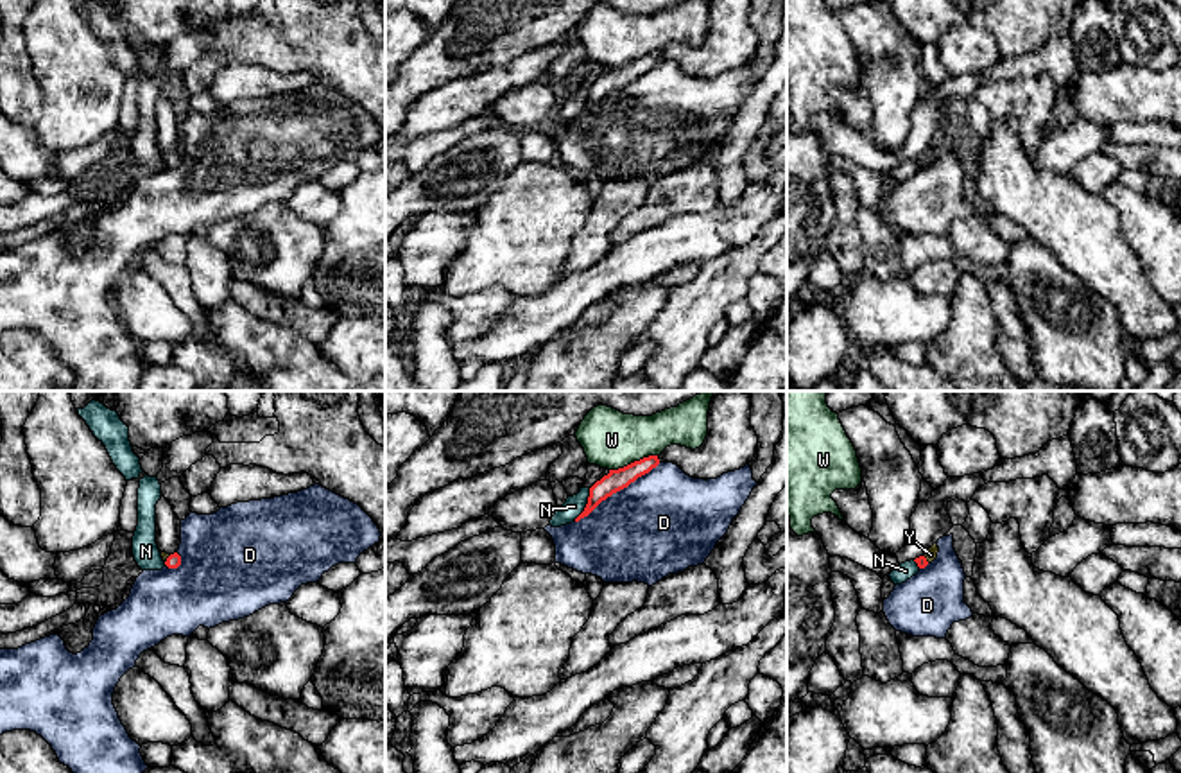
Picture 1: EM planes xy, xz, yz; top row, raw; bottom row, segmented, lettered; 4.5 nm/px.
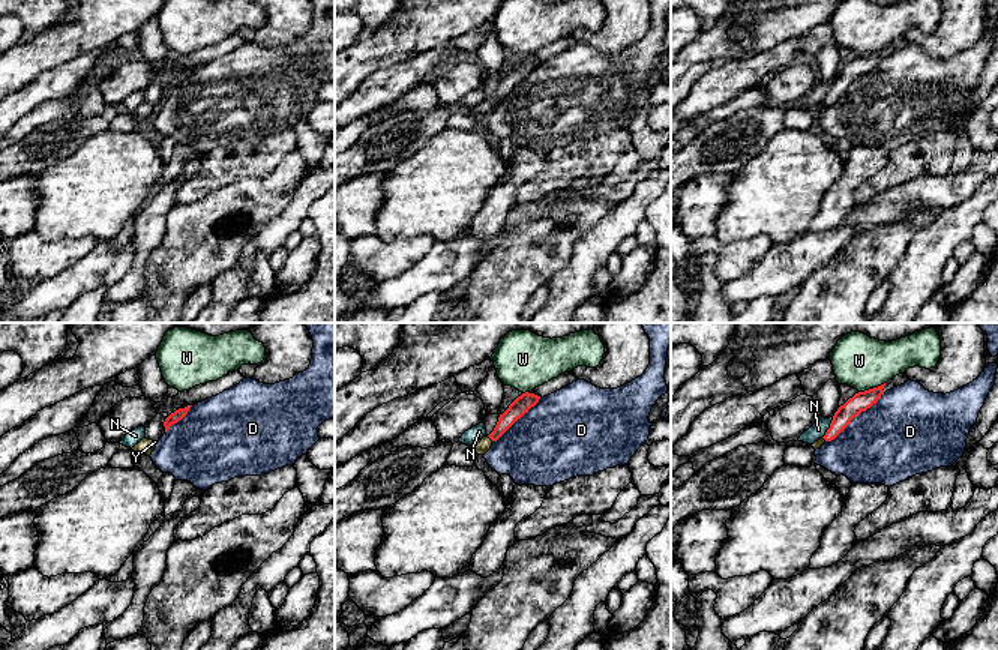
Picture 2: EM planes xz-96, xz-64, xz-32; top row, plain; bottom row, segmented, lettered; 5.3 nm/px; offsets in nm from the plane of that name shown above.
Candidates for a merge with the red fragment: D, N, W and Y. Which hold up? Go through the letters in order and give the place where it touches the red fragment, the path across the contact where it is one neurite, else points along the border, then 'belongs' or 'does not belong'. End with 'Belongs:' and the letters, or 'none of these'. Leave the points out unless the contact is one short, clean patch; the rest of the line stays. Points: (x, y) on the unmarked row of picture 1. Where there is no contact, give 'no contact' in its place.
D: xz (617, 88) | does not belong
N: xz (586, 103) | does not belong
W: xz (635, 60) | does not belong
Y: xy (167, 156) | across xy (174, 158), (167, 156), (163, 153) | belongs
Belongs: Y

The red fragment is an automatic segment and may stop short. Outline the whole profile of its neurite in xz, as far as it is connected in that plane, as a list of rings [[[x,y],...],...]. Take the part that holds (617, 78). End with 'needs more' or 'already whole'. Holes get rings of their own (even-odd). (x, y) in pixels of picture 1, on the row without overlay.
[[[649,54],[640,59],[631,61],[624,66],[609,68],[608,74],[604,74],[600,79],[597,79],[590,86],[588,102],[586,102],[584,109],[575,117],[575,120],[588,115],[602,99],[606,99],[613,91],[627,86],[631,81],[634,81],[638,75],[649,72],[658,63],[659,63],[658,54]]]; already whole

